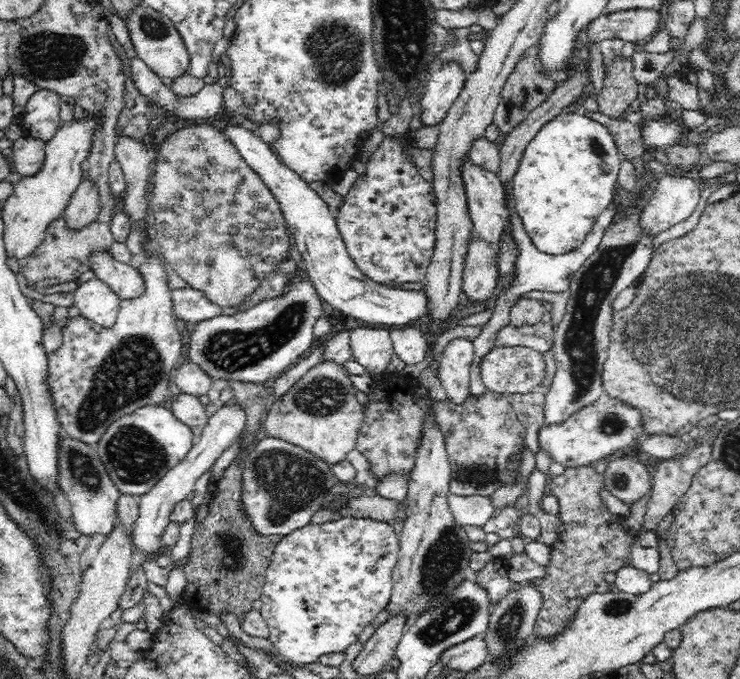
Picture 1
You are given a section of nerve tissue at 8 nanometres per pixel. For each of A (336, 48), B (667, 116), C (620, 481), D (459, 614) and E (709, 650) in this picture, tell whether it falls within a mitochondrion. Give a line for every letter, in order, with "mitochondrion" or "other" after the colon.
A: mitochondrion
B: other
C: mitochondrion
D: mitochondrion
E: other

